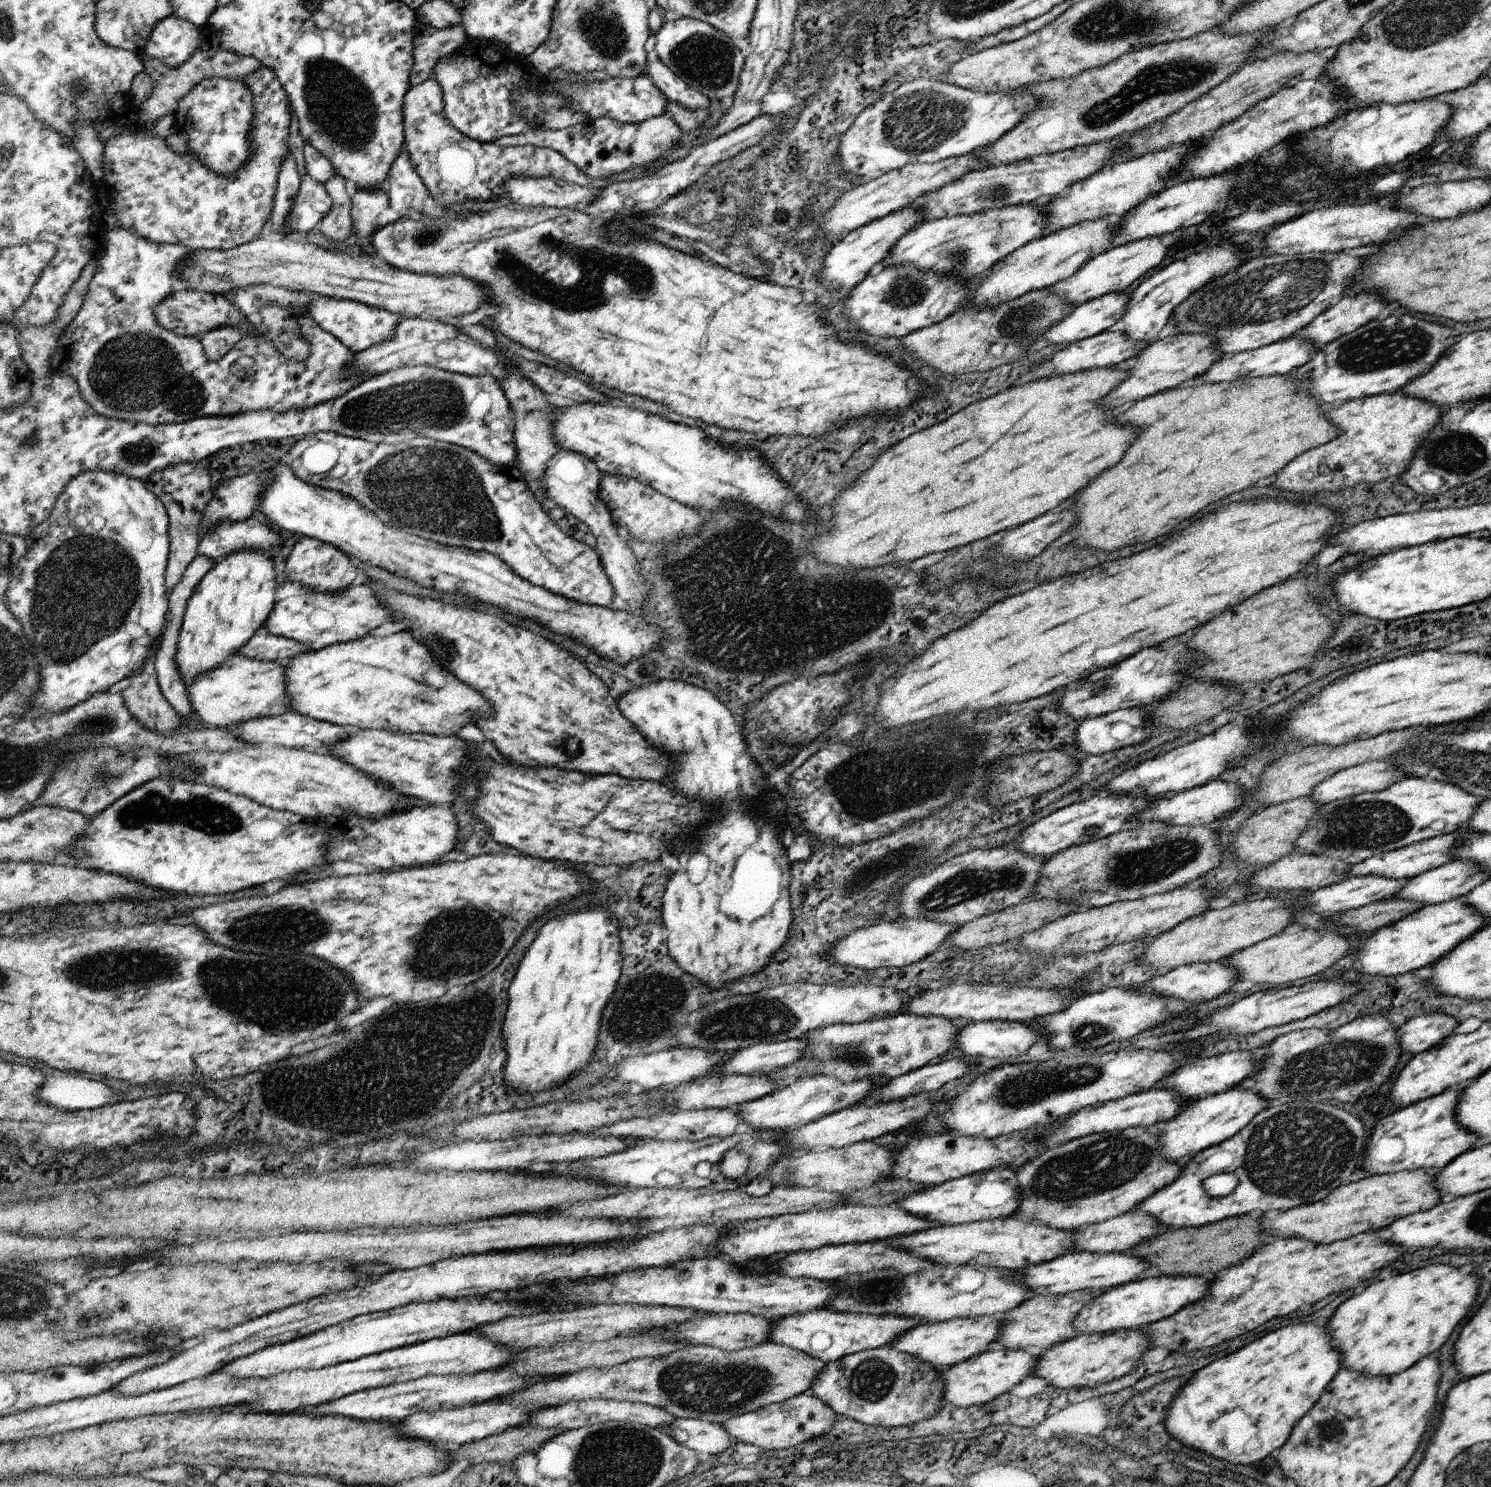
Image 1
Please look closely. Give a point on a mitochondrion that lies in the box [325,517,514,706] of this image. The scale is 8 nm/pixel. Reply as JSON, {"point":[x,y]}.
{"point":[448,651]}

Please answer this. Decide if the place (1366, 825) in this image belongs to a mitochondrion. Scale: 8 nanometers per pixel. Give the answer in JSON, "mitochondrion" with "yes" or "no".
{"mitochondrion":"yes"}

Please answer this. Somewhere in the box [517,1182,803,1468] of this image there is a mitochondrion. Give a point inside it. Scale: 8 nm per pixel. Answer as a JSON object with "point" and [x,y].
{"point":[701,1388]}

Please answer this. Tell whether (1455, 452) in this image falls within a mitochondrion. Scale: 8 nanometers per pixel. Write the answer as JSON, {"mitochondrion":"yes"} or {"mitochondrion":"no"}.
{"mitochondrion":"yes"}

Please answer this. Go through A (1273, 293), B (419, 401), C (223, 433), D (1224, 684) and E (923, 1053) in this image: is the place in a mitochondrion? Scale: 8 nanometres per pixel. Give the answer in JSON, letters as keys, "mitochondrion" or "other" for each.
{"A":"mitochondrion","B":"mitochondrion","C":"other","D":"other","E":"other"}

